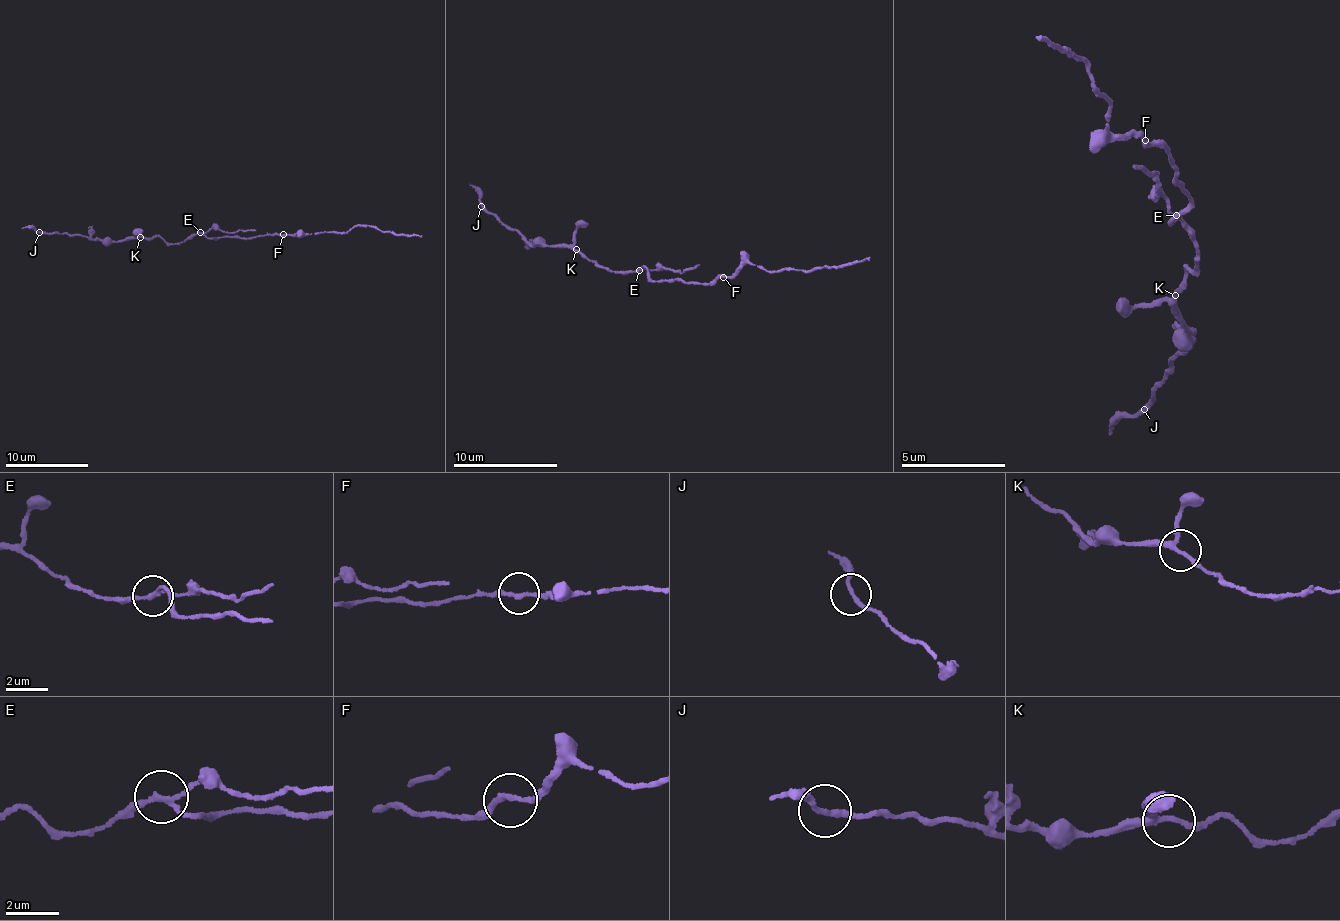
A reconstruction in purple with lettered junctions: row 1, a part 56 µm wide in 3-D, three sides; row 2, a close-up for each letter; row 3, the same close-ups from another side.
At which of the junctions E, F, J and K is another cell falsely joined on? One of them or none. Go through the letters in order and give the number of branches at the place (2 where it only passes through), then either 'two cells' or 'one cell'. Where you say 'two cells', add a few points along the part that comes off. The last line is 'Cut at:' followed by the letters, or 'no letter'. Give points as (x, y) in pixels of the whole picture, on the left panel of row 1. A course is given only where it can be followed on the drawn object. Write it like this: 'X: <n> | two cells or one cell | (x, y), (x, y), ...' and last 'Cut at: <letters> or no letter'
E: 3 | two cells | (201, 232), (218, 226), (232, 233), (255, 230)
F: 2 | one cell
J: 2 | one cell
K: 3 | one cell
Cut at: E

